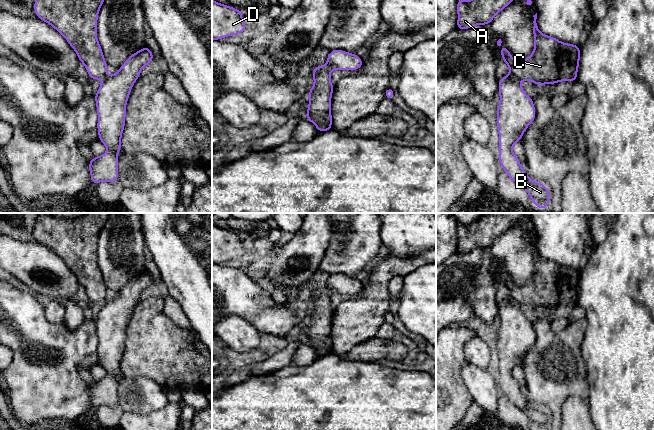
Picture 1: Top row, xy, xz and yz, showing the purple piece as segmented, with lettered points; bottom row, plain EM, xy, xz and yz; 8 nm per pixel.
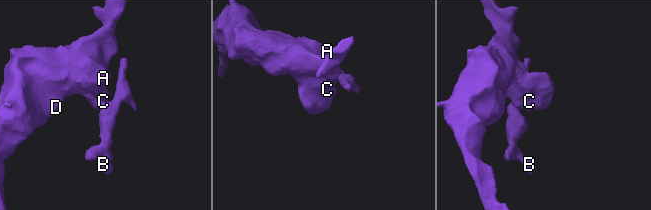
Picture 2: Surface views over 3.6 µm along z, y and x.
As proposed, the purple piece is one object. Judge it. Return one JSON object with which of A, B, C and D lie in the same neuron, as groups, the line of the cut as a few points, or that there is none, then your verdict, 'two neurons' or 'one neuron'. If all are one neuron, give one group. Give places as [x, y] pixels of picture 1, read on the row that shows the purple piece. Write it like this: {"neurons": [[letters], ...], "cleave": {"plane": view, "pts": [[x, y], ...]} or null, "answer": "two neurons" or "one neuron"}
{"neurons": [["A", "C", "D"], ["B"]], "cleave": {"plane": "yz", "pts": [[509, 74], [518, 81]]}, "answer": "two neurons"}

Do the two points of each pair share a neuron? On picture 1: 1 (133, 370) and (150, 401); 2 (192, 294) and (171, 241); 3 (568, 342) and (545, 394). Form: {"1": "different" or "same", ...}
{"1": "different", "2": "same", "3": "same"}

